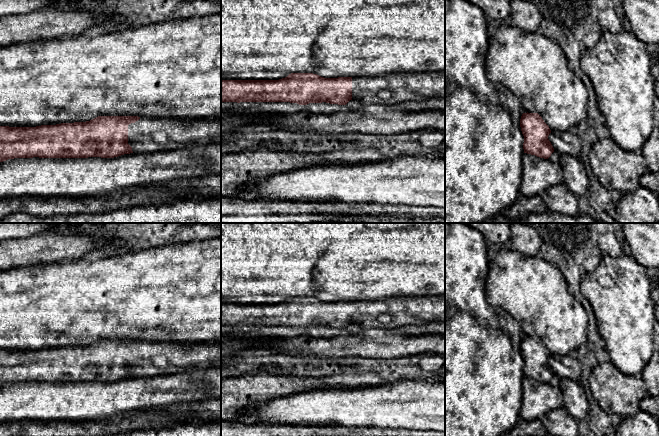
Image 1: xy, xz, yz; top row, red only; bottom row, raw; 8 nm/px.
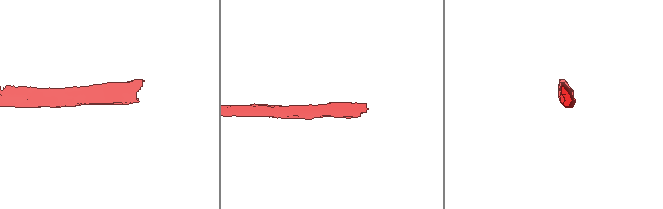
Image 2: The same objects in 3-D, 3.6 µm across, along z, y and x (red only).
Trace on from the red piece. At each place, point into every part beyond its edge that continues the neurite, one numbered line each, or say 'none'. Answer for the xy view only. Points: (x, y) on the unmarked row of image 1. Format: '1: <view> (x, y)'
1: xy (149, 358)

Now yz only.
none

